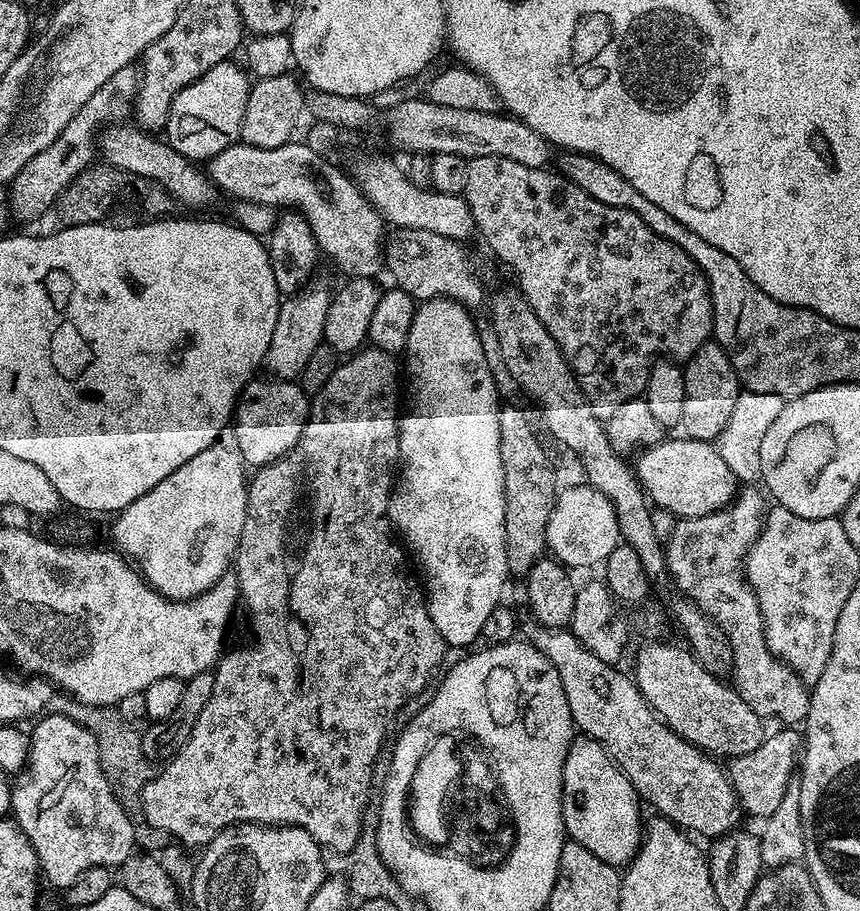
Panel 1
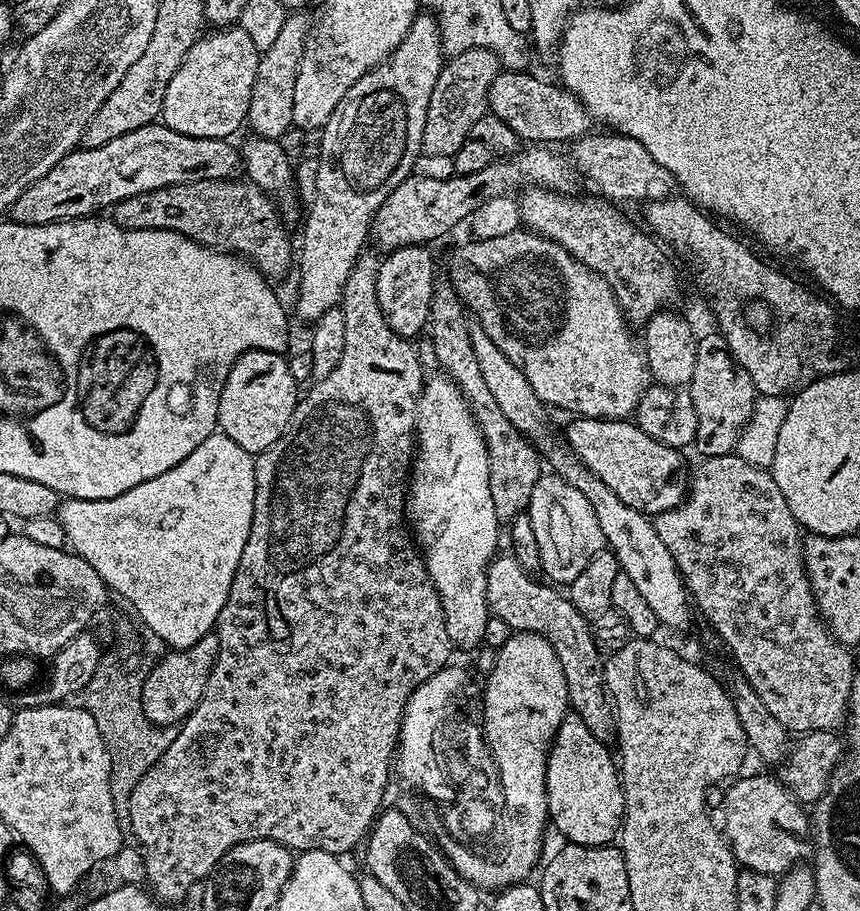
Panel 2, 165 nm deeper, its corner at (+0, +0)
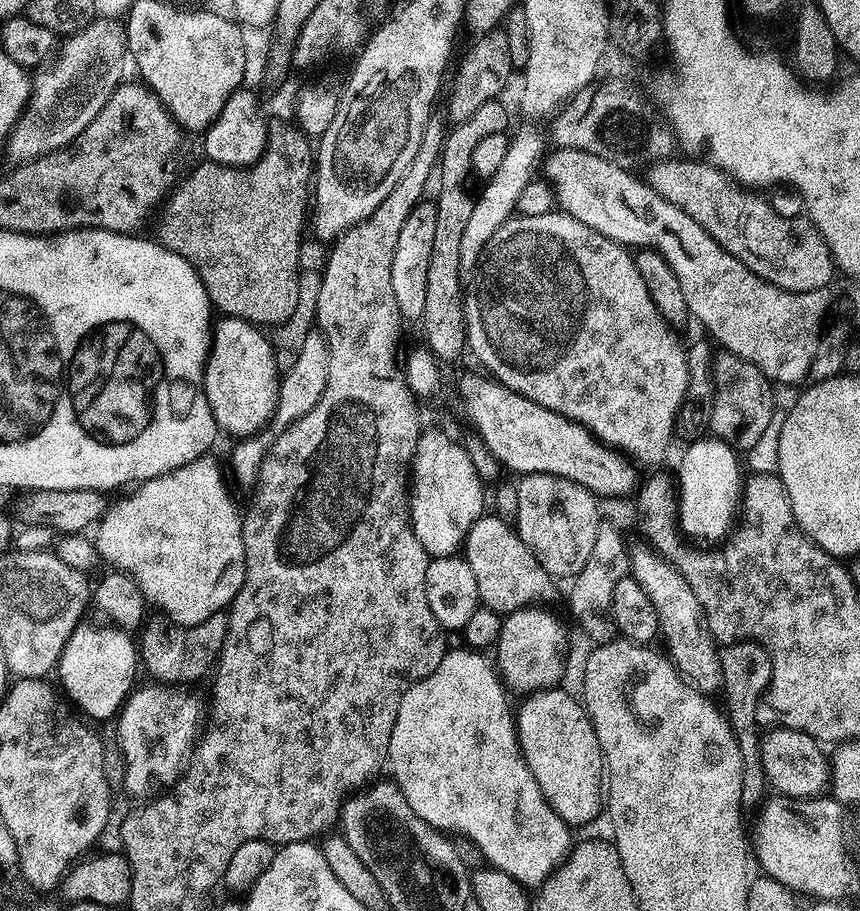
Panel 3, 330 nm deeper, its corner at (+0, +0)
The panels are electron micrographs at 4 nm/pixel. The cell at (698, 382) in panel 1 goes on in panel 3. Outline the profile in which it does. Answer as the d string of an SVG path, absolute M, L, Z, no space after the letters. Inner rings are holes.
M717 351L712 364L712 377L716 383L714 390L714 410L710 432L715 439L724 440L730 447L735 448L740 444L754 446L758 437L770 426L770 418L777 412L778 404L772 397L774 385L767 380L750 362L735 356L733 352Z

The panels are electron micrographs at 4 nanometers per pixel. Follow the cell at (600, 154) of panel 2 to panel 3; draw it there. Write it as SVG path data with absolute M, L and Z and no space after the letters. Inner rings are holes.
M669 158L659 164L651 165L646 176L648 183L654 190L658 190L658 194L662 194L662 198L674 202L678 210L686 210L686 214L690 214L690 218L694 218L694 222L698 222L698 226L702 226L702 230L706 230L706 234L710 234L710 238L718 242L718 246L734 254L734 258L738 258L738 262L754 270L758 278L791 292L818 290L832 283L838 272L836 261L832 258L832 251L828 248L823 234L811 220L807 218L791 220L790 217L775 212L771 202L756 193L759 191L745 186L736 176L729 175L724 169L716 167L711 162L705 162L703 159L702 161L676 159Z

